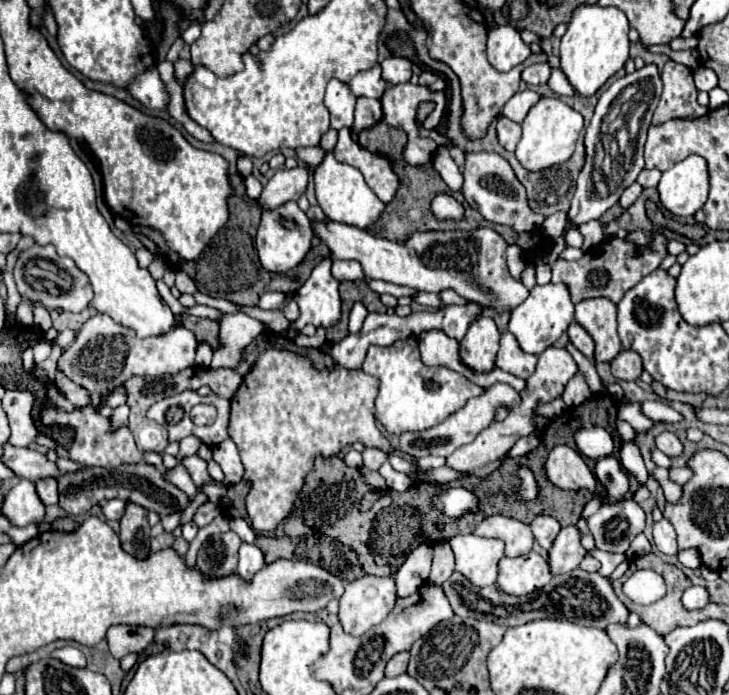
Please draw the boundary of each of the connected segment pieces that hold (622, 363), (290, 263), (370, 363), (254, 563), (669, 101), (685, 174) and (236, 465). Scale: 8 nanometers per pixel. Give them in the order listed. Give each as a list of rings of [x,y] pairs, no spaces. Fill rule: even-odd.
[[[621,350],[613,360],[611,360],[611,372],[619,380],[637,380],[643,372],[641,356],[633,350]]]
[[[287,202],[273,212],[263,212],[261,226],[259,226],[257,238],[255,238],[255,248],[257,248],[257,256],[261,260],[261,266],[265,270],[287,272],[287,270],[295,268],[297,264],[301,264],[301,260],[305,258],[305,254],[311,248],[311,240],[313,240],[311,220],[297,206],[297,202]]]
[[[415,338],[399,340],[391,346],[371,346],[363,362],[363,370],[379,378],[379,396],[375,400],[375,416],[391,434],[427,430],[441,424],[449,414],[461,410],[469,398],[485,392],[463,374],[447,366],[425,366],[421,362]]]
[[[241,544],[241,548],[239,548],[239,566],[237,566],[235,574],[241,576],[245,582],[249,582],[263,566],[265,566],[263,552],[255,544]]]
[[[667,60],[661,72],[661,80],[663,94],[653,114],[653,124],[663,124],[671,118],[699,118],[709,112],[707,106],[697,104],[693,72],[687,66]]]
[[[689,156],[665,170],[659,180],[661,204],[675,216],[693,216],[707,200],[709,172],[701,156]]]
[[[223,440],[217,448],[213,448],[213,460],[217,460],[219,466],[223,468],[225,472],[223,482],[227,486],[233,486],[243,480],[243,464],[233,440]]]

